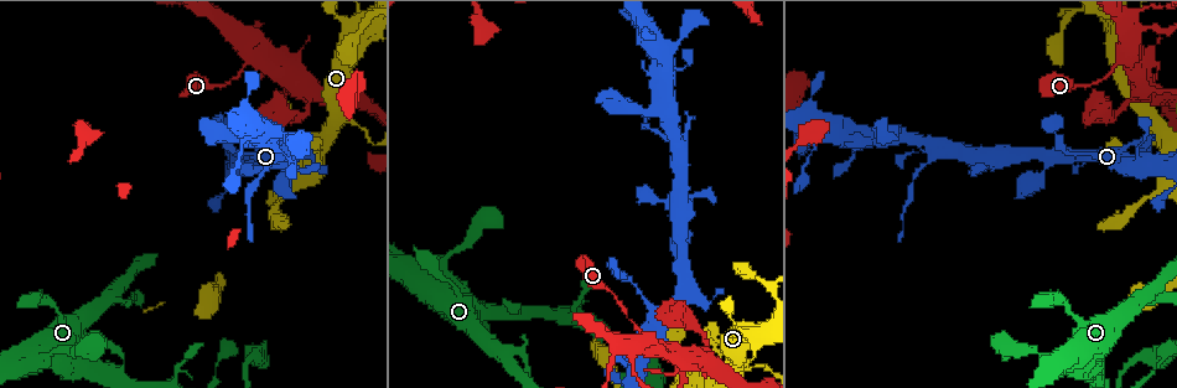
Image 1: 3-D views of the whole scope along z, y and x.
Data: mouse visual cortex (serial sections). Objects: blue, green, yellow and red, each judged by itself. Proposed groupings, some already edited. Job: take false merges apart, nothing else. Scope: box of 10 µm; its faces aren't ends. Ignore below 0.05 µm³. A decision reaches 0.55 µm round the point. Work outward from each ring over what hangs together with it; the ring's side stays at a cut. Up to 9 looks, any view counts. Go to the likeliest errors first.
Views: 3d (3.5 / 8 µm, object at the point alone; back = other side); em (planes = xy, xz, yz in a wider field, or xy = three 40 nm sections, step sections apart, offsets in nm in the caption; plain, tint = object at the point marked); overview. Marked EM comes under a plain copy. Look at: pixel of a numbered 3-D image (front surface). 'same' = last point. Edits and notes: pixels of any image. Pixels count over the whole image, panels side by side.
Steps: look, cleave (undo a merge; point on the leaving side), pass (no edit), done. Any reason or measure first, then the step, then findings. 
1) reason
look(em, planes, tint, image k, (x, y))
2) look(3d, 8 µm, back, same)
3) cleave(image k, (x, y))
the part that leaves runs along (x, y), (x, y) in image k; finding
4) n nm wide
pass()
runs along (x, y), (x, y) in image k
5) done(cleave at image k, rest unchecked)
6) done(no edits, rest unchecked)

four or more arms meet
look(3d, 3.5 µm, image 1, (630, 347))

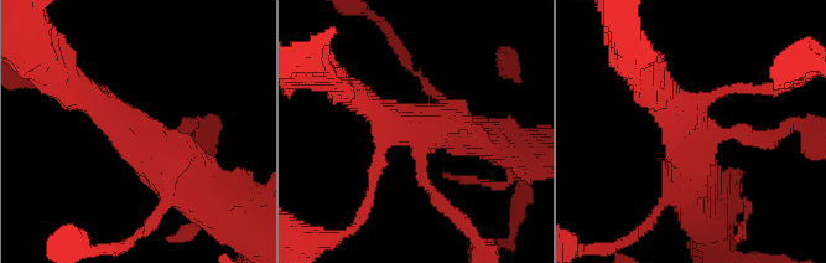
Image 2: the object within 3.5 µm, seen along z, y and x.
shape alone is not enough
look(em, xy, step 5, tint, image 2, (138, 134))

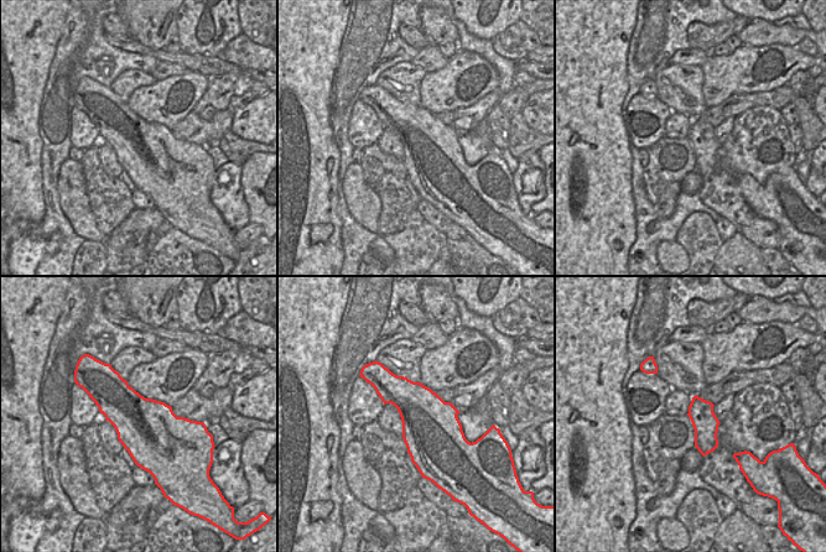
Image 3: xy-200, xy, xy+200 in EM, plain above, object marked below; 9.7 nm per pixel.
arms of 150, 200, 250, 300 nm
pass()
runs along (162, 204), (150, 147), (78, 93) in image 2; continuous, no second cell

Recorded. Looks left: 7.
looks like a crossing
look(3d, 3.5 µm, image 1, (1141, 84))

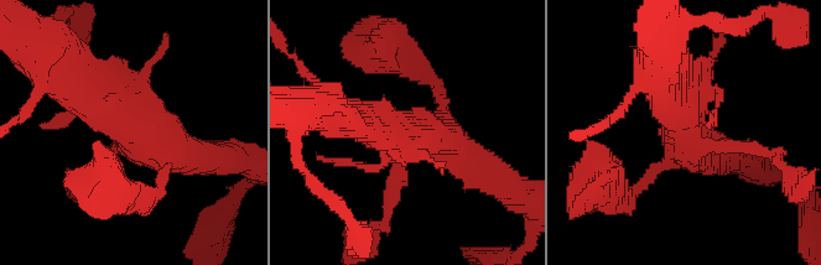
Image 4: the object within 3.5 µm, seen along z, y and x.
look(em, xy, step 2, tint, image 4, (134, 129))

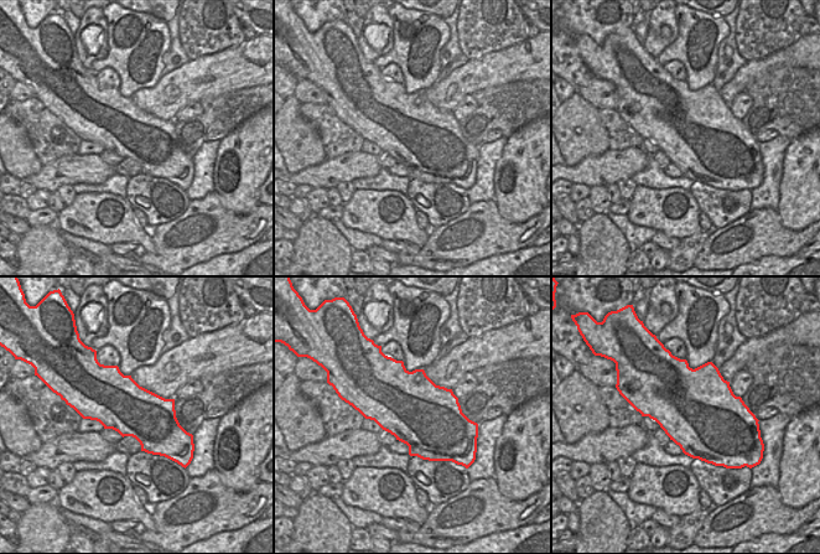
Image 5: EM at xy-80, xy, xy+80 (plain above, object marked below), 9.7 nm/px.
look(em, xy, step 3, tint, same)

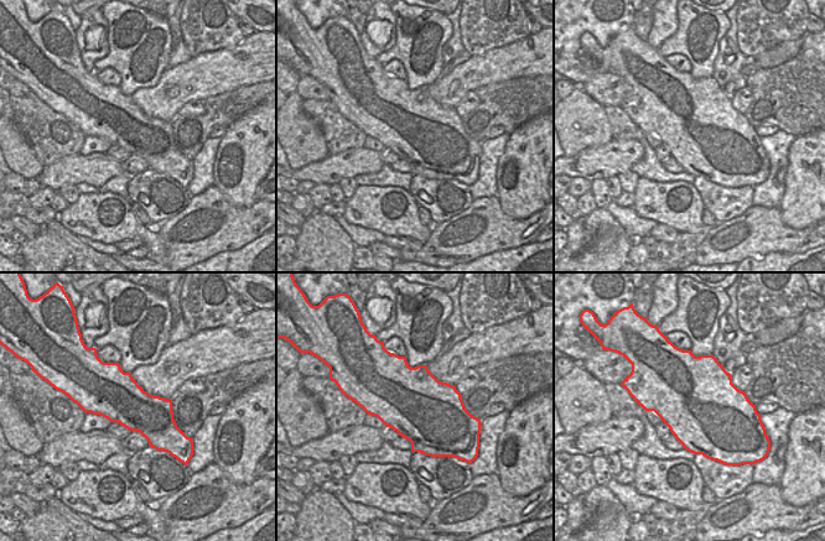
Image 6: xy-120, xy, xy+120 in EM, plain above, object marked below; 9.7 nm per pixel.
pass()
runs along (71, 83), (150, 140), (203, 156) in image 4; all the same cell

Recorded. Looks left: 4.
abrupt turn
look(3d, 8 µm, back, image 1, (503, 356))

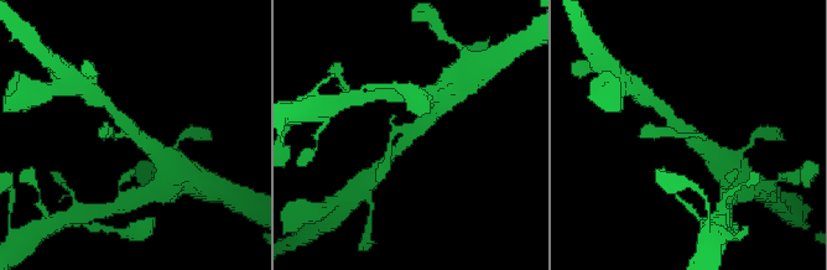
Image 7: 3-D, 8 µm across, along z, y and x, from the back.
look(3d, 3.5 µm, same)

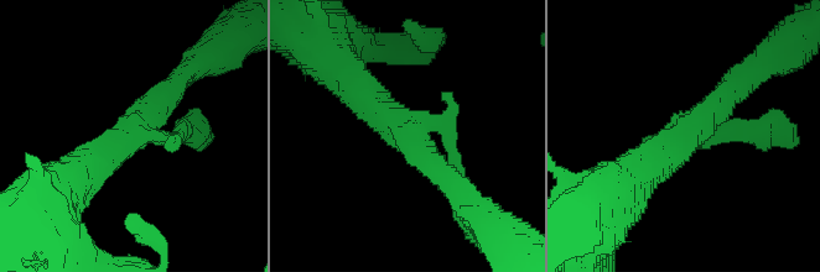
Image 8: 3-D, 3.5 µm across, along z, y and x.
pass()
runs along (352, 83), (455, 188) in image 8; all the same cell

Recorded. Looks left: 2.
done(no edits, rest unchecked)

